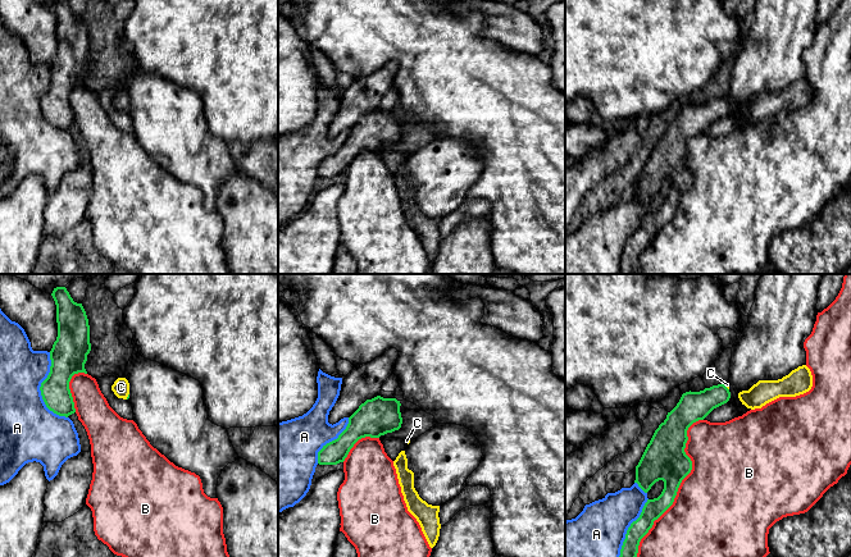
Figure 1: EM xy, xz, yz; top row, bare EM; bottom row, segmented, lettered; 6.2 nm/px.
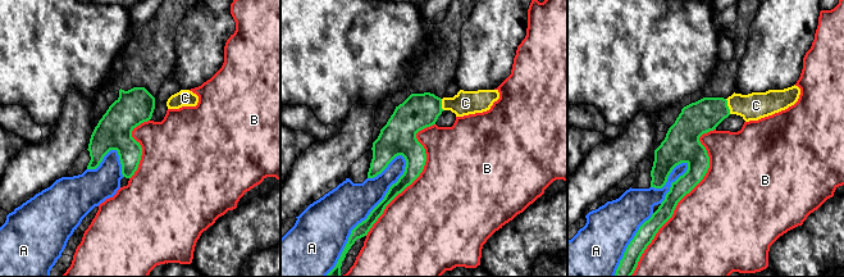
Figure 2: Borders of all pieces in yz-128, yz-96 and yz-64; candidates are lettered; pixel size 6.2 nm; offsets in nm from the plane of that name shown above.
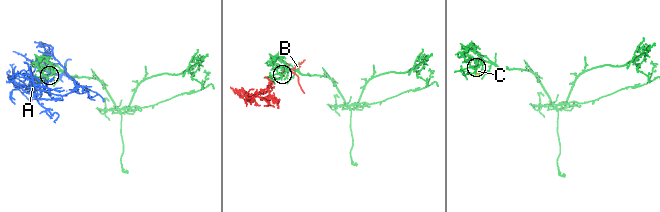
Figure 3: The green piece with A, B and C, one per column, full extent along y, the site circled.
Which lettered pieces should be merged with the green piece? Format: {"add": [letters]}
{"add": ["C"]}

